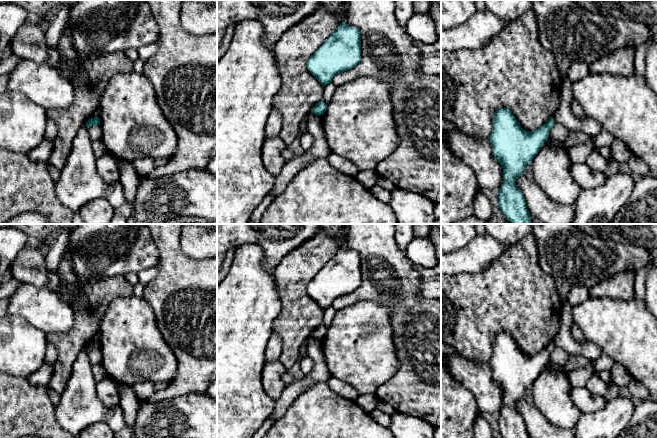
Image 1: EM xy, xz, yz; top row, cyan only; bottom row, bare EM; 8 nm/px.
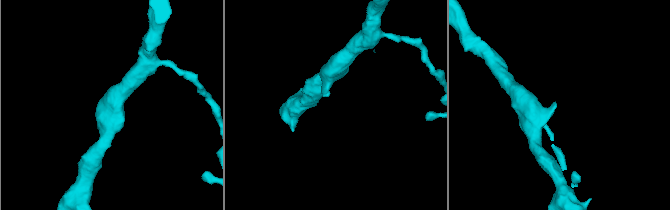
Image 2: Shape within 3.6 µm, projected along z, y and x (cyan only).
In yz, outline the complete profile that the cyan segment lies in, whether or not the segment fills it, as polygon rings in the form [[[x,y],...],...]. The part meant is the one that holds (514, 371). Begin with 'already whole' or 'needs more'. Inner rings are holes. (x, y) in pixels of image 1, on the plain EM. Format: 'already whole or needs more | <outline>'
already whole | [[[500,332],[496,335],[489,365],[492,379],[503,392],[504,405],[499,412],[499,431],[503,438],[530,438],[515,405],[548,364],[554,349],[555,344],[551,341],[536,355],[529,356],[520,350],[511,334]]]

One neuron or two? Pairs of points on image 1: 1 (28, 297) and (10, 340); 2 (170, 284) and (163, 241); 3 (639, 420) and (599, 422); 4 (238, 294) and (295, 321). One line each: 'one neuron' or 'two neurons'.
1: two neurons
2: one neuron
3: two neurons
4: two neurons

